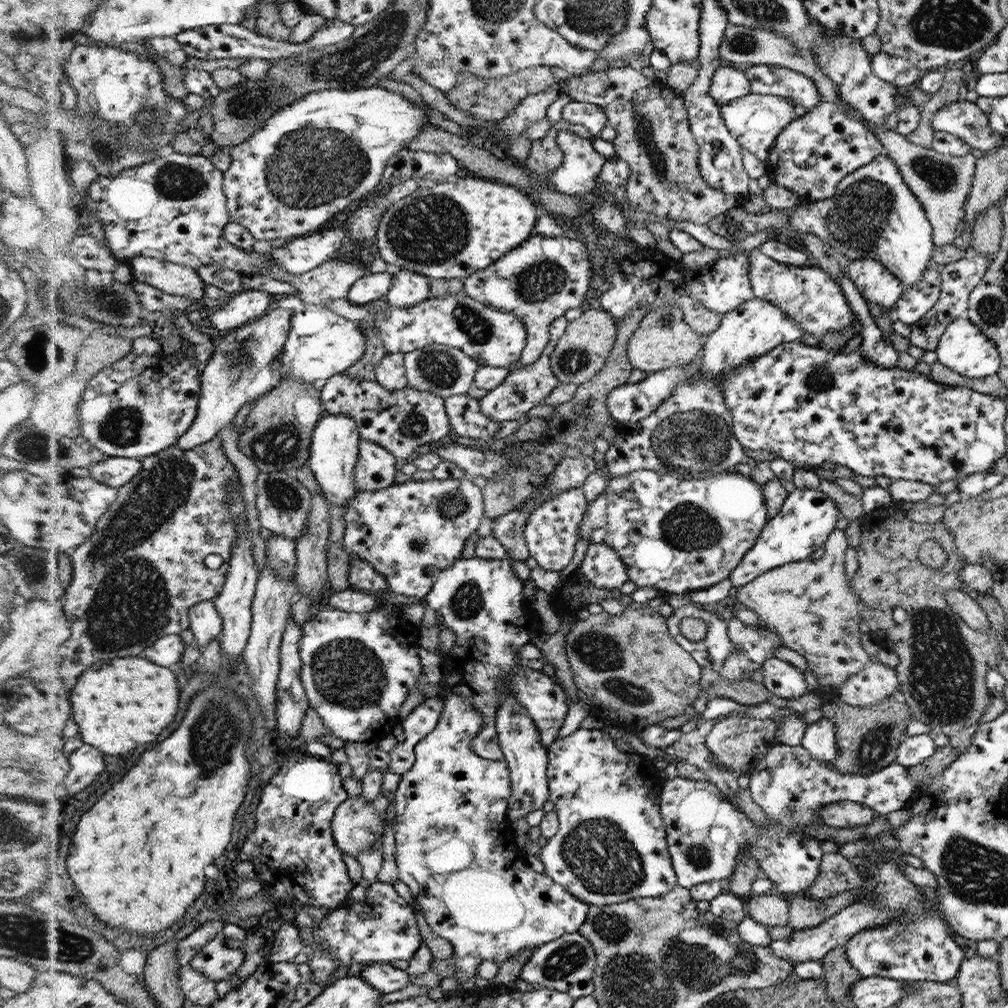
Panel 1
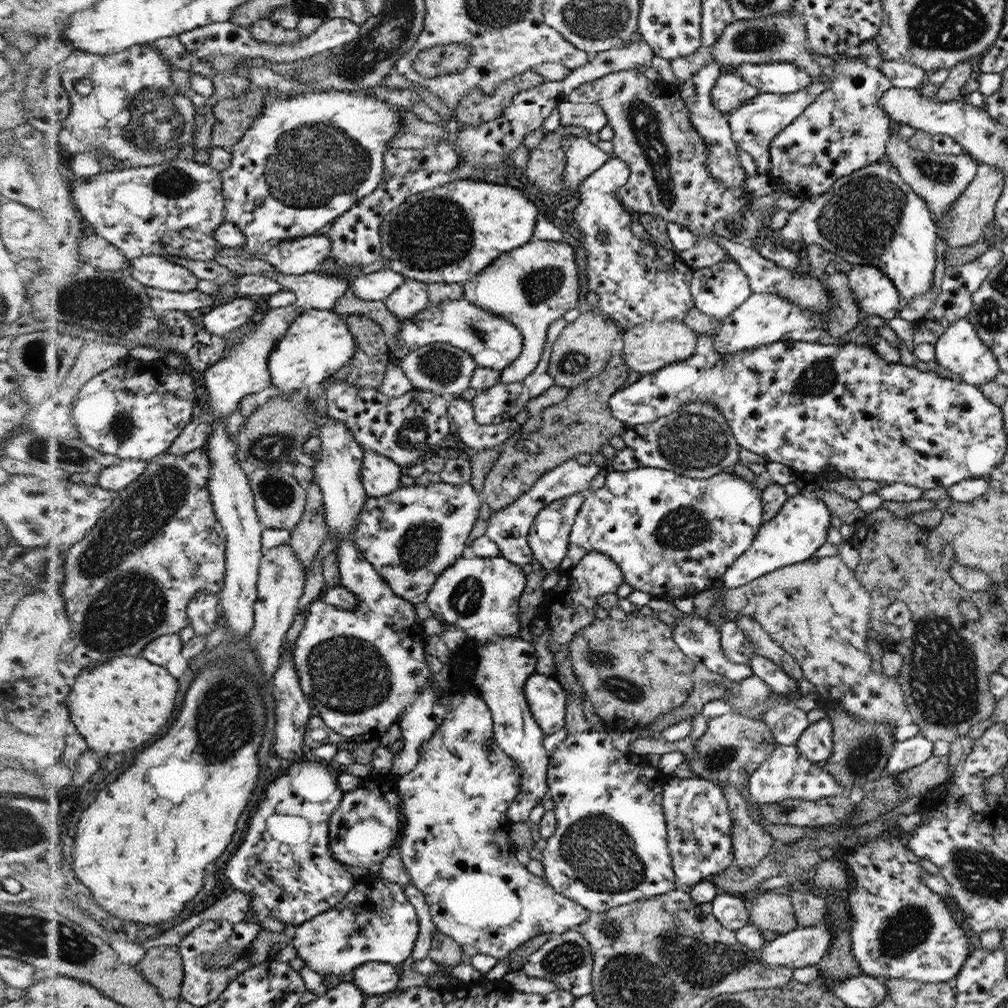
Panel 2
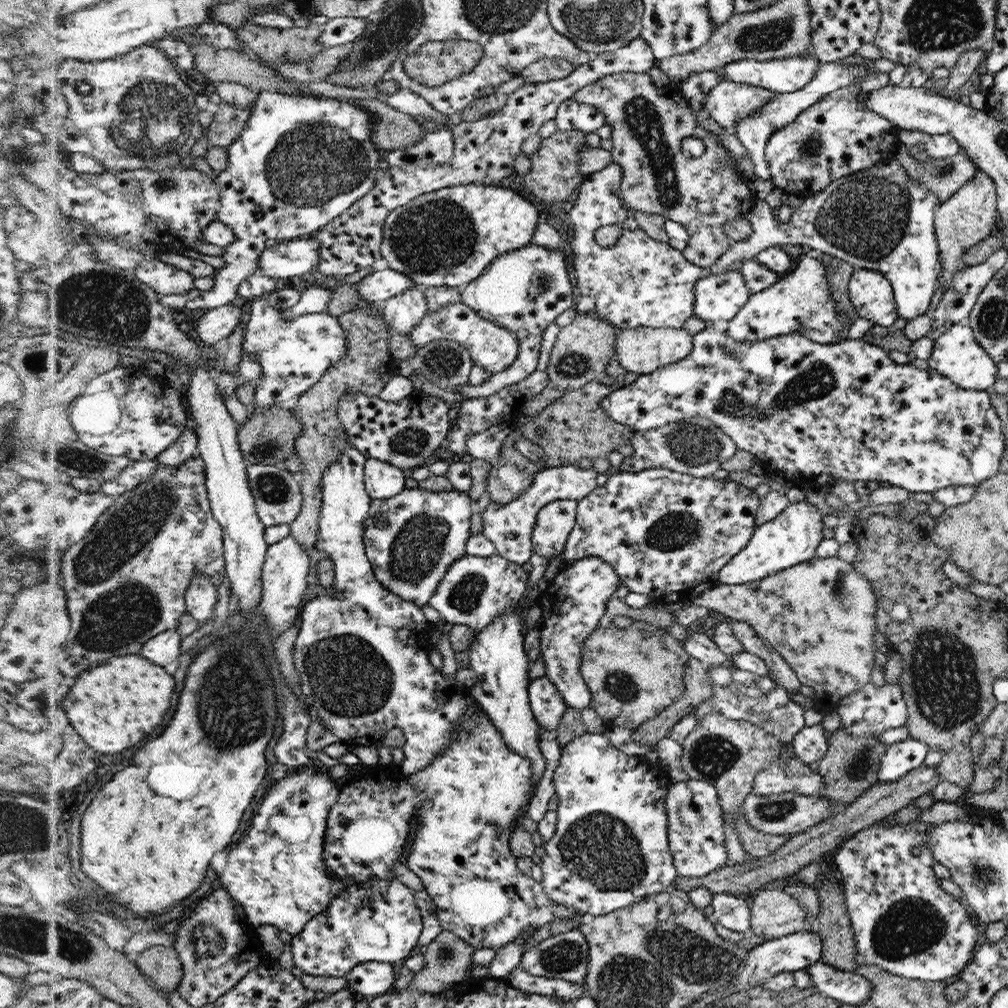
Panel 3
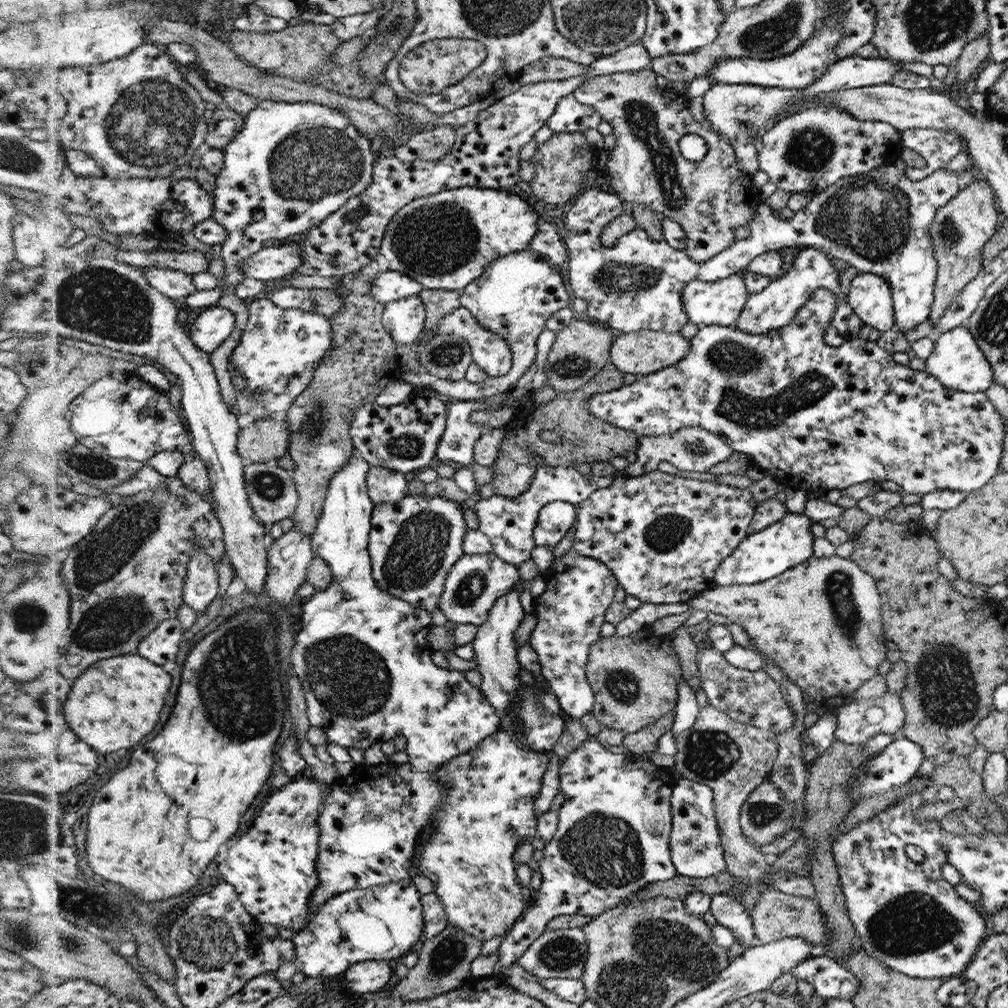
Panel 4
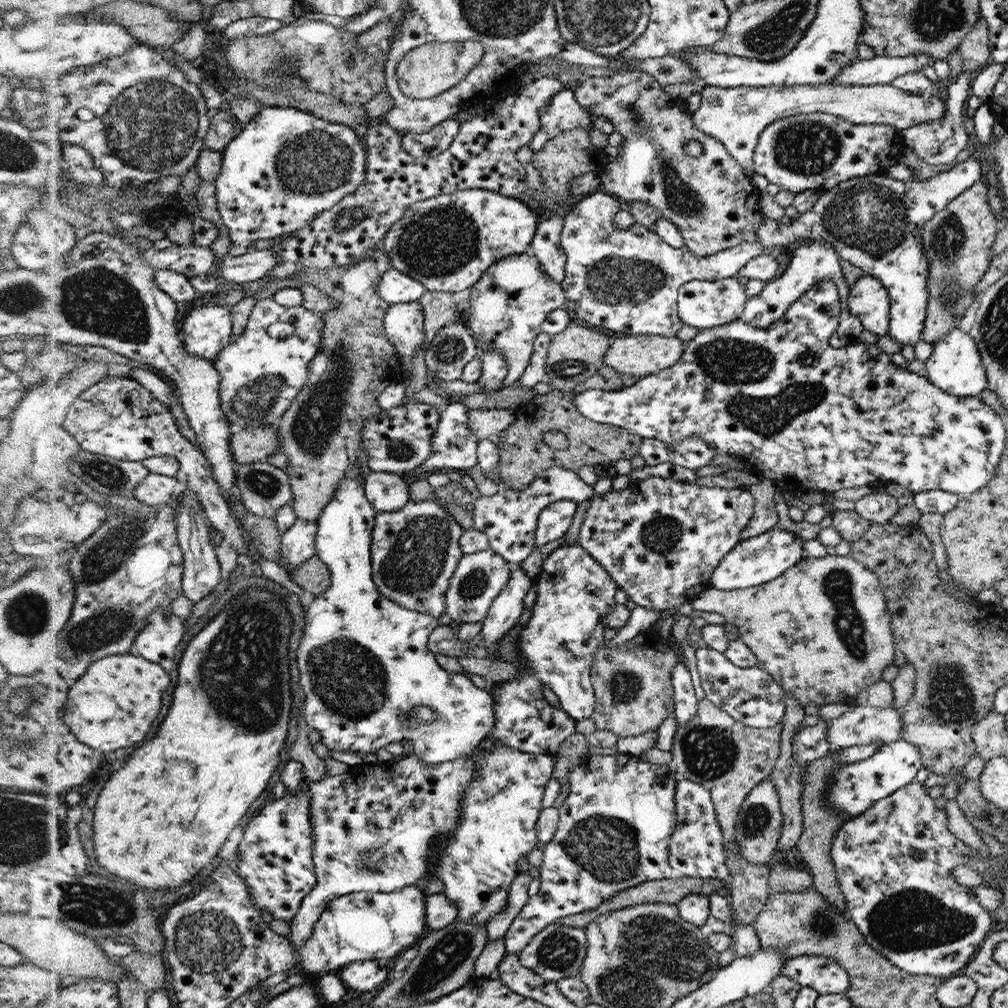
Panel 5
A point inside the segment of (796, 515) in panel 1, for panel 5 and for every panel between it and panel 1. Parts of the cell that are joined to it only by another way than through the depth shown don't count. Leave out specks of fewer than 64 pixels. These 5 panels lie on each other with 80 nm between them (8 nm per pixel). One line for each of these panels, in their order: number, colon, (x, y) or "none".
2: (800, 527)
3: (792, 537)
4: (767, 553)
5: (754, 561)

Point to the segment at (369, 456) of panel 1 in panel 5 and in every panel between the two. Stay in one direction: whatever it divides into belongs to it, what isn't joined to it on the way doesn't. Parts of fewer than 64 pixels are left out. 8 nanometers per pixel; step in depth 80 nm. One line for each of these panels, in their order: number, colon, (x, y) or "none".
2: (381, 476)
3: (383, 481)
4: (385, 485)
5: (387, 492)

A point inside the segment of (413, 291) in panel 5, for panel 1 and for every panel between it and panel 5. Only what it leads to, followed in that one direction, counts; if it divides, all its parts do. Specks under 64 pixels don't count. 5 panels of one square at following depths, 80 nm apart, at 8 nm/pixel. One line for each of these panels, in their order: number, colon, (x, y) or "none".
1: (370, 287)
2: (379, 285)
3: (379, 286)
4: (390, 285)

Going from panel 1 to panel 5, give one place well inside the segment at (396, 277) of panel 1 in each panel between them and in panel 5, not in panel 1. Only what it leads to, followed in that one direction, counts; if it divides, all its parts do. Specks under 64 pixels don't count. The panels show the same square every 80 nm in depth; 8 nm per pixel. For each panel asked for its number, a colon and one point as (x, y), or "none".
2: (411, 297)
3: (403, 312)
4: (404, 319)
5: (404, 322)

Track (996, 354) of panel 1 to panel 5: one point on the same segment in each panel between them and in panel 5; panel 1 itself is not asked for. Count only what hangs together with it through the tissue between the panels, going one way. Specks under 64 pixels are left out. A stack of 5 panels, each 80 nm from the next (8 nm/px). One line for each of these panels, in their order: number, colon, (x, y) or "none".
2: (960, 350)
3: (957, 355)
4: (959, 363)
5: (955, 367)

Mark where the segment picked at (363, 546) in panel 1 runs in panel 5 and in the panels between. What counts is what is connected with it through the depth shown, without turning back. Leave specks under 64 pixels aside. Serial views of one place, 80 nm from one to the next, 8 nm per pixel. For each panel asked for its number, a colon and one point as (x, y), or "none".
2: (413, 535)
3: (414, 538)
4: (415, 543)
5: (416, 549)

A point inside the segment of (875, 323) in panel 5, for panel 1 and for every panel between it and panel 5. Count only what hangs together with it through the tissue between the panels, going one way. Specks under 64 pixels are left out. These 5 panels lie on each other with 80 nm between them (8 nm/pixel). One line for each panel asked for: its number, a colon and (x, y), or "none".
1: (876, 283)
2: (875, 292)
3: (871, 293)
4: (871, 298)

